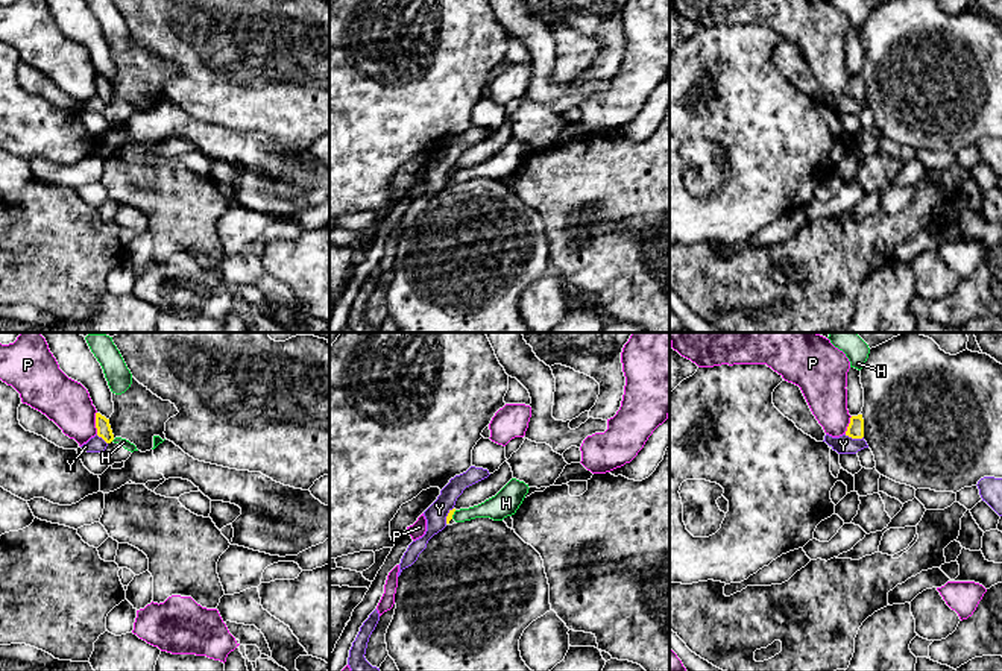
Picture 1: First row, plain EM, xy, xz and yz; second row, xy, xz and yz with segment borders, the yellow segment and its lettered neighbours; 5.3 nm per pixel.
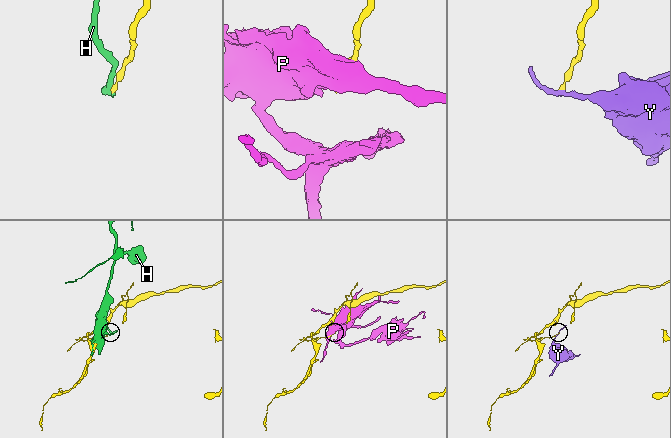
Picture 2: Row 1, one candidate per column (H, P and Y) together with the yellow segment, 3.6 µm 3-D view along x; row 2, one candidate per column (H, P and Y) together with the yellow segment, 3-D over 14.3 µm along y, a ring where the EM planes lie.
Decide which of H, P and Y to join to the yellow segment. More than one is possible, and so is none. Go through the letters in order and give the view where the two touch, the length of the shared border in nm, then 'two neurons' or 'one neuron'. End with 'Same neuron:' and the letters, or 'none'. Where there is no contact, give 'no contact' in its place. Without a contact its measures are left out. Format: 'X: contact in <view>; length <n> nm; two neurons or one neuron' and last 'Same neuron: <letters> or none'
H: contact in xz; length 50 nm; two neurons
P: contact in xy; length 120 nm; two neurons
Y: contact in yz; length 110 nm; two neurons
Same neuron: none

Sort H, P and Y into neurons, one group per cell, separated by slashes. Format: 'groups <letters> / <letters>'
groups H / P / Y

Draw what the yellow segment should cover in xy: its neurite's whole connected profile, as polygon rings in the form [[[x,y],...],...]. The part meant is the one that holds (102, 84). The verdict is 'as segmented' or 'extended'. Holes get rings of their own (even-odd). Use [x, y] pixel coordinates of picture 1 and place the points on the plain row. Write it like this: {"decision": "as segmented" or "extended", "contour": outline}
{"decision": "as segmented", "contour": [[[96,73],[96,88],[97,88],[97,96],[102,97],[106,103],[111,103],[114,100],[109,79],[102,76],[100,73]]]}

